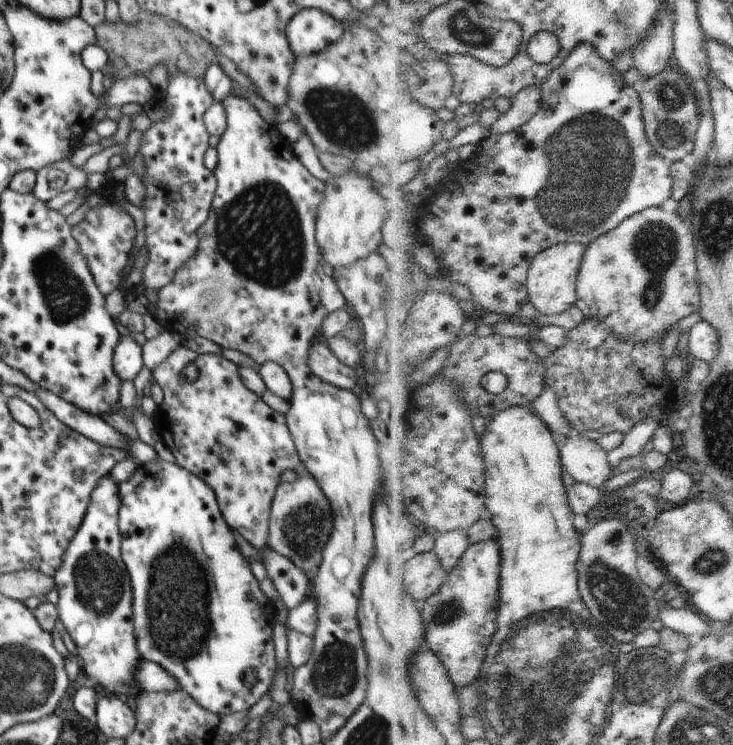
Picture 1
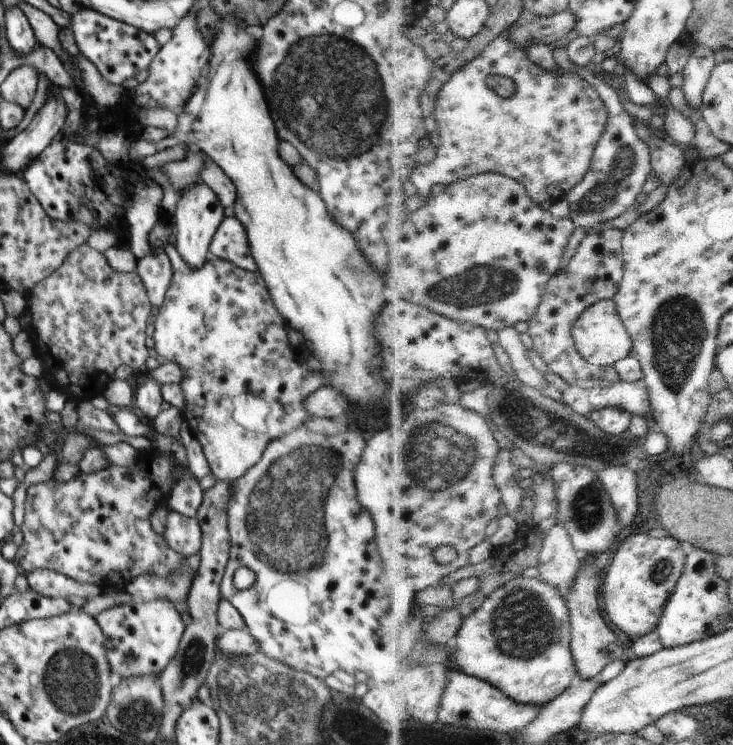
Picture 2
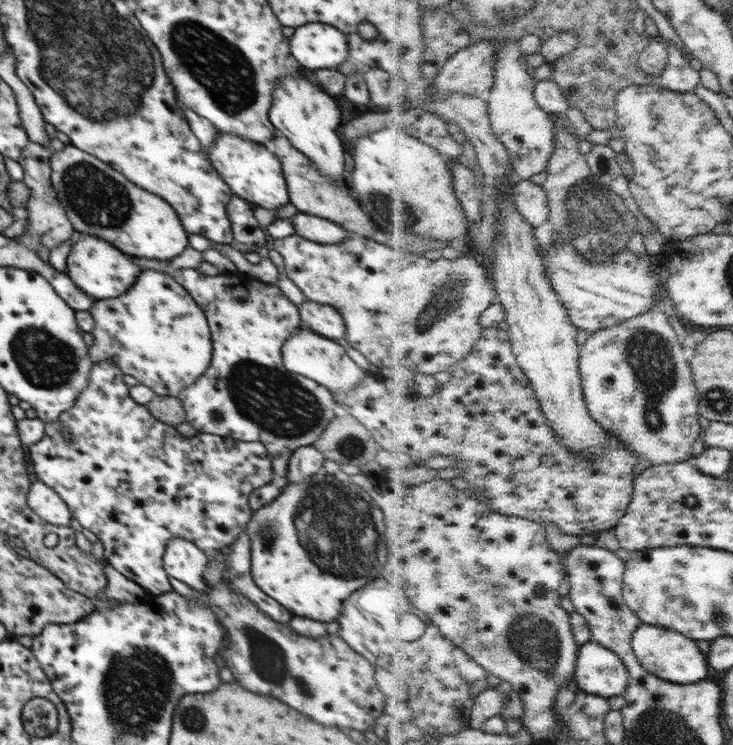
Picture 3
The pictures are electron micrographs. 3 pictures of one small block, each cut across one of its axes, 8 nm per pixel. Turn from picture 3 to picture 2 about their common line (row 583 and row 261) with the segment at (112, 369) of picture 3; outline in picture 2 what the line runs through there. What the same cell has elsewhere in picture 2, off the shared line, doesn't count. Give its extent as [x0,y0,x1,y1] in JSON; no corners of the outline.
[135,250,173,309]

